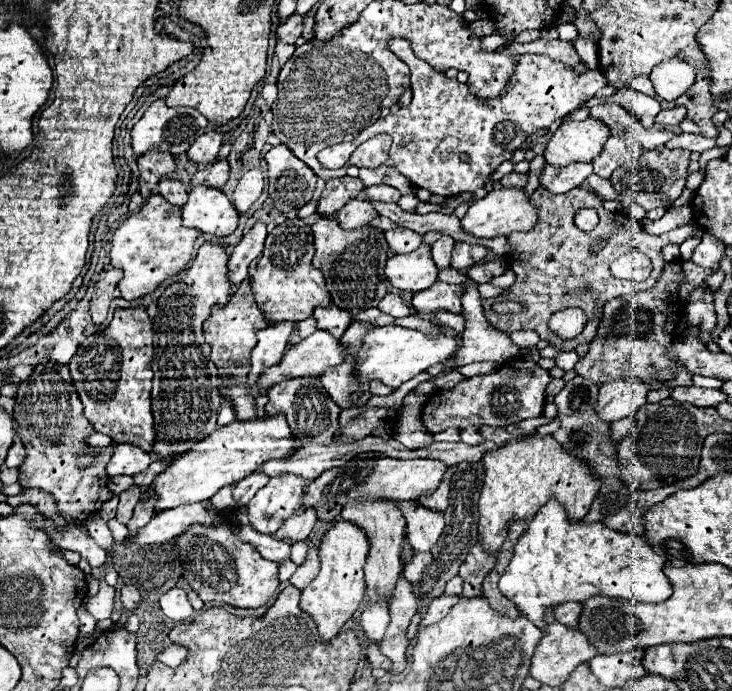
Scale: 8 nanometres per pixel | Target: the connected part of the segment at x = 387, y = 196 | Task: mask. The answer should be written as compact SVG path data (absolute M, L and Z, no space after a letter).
M375 184L371 188L365 188L365 192L369 194L369 198L379 200L379 202L399 202L401 192L397 188L385 186L385 184Z

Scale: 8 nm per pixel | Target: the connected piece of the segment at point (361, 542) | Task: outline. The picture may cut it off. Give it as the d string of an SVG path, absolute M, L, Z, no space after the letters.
M337 520L327 534L321 540L319 548L319 574L313 578L313 582L301 592L301 610L309 614L319 630L321 642L329 642L339 634L343 624L351 620L353 612L361 606L365 598L365 578L363 578L363 566L369 552L369 540L367 536L355 528L355 524L349 524L345 520Z

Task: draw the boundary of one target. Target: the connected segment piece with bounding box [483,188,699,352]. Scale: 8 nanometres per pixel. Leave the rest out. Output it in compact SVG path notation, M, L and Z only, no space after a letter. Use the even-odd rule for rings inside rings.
M537 188L533 192L531 200L537 208L537 224L527 232L513 232L507 238L513 248L511 254L507 256L507 260L509 260L509 268L517 274L517 280L505 292L505 296L483 300L483 314L485 314L487 322L497 330L503 330L507 334L517 332L517 330L533 330L539 334L541 340L547 340L553 348L557 348L561 352L575 350L579 344L589 344L595 338L597 326L603 316L603 306L609 300L625 294L639 293L641 284L637 283L643 282L633 282L633 280L625 280L625 278L616 278L618 280L615 280L611 276L609 264L613 260L617 260L619 256L625 256L629 252L641 252L641 254L649 256L649 260L651 260L649 277L650 275L659 276L661 268L665 264L661 250L667 244L683 244L695 230L699 230L699 226L695 222L689 222L689 224L679 226L667 234L653 236L653 234L645 232L643 226L627 212L605 210L601 200L585 188L573 188L565 194L551 194L545 188ZM581 208L595 208L597 214L601 216L601 222L591 232L583 232L573 224L573 216ZM499 300L515 300L515 302L523 304L523 312L497 314L497 312L493 312L493 304ZM569 306L577 306L587 314L587 326L577 338L561 340L549 330L547 322L549 322L551 314L565 310Z

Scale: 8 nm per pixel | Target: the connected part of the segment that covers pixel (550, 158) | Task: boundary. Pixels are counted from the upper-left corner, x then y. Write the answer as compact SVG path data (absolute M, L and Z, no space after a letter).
M587 118L583 122L563 122L547 144L545 160L551 166L569 166L571 162L591 162L601 154L609 130L601 120Z

